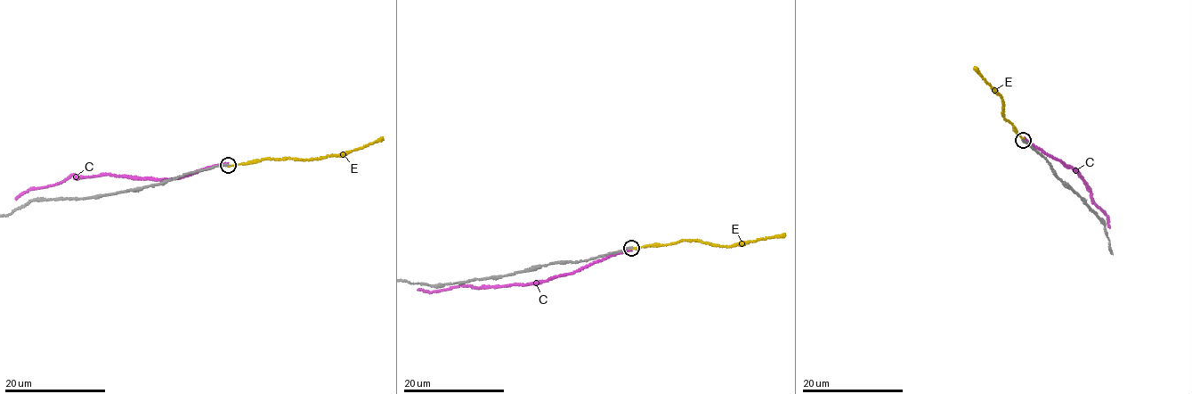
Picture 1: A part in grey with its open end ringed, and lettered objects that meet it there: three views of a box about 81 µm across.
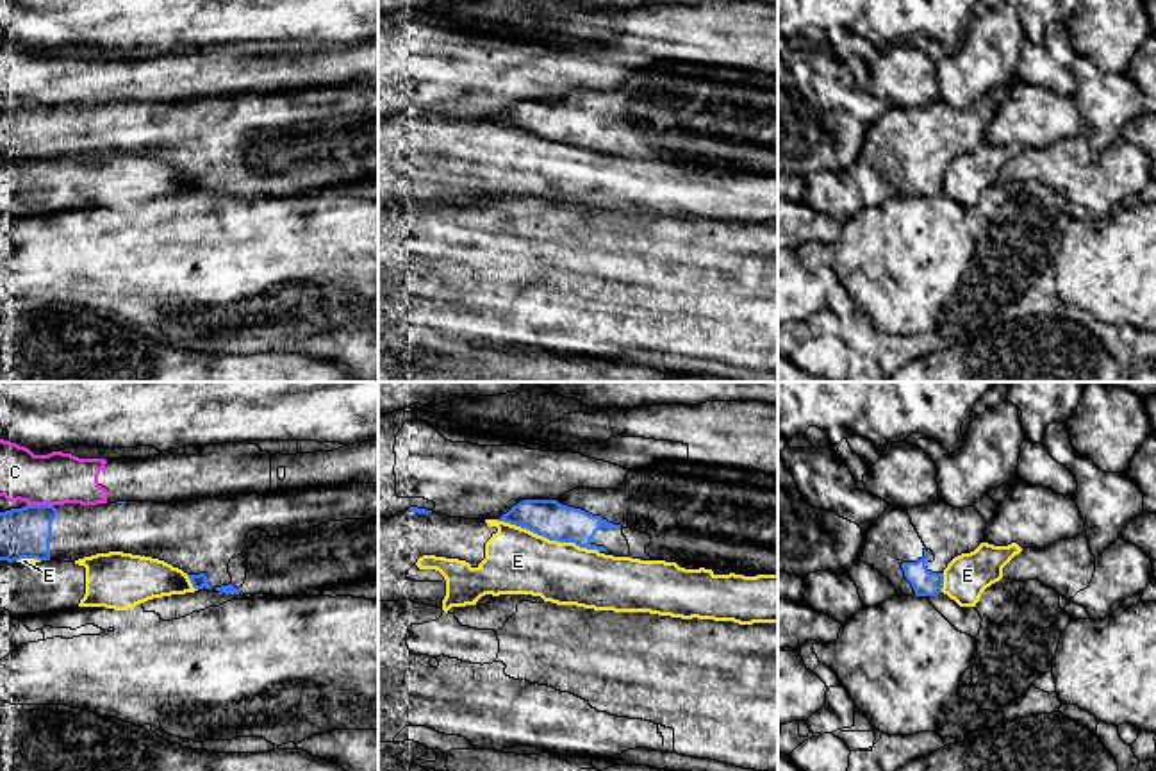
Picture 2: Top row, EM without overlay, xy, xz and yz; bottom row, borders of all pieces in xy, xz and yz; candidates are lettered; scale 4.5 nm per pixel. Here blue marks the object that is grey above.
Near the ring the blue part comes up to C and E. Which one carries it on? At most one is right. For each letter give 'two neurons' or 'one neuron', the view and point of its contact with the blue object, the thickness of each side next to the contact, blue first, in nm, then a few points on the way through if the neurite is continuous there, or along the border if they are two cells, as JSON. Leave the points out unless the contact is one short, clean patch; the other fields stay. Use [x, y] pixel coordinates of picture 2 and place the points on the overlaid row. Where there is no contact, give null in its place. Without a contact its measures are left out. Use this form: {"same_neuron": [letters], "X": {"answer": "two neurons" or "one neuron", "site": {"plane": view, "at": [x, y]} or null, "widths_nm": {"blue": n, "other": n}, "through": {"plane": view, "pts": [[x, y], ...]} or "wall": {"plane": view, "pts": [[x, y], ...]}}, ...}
{"same_neuron": [], "C": {"answer": "two neurons", "site": {"plane": "xy", "at": [40, 505]}, "widths_nm": {"blue": 220, "other": 240}, "wall": {"plane": "xy", "pts": [[27, 504], [52, 505]]}}, "E": {"answer": "two neurons", "site": {"plane": "xz", "at": [548, 538]}, "widths_nm": {"blue": 170, "other": 300}}}

